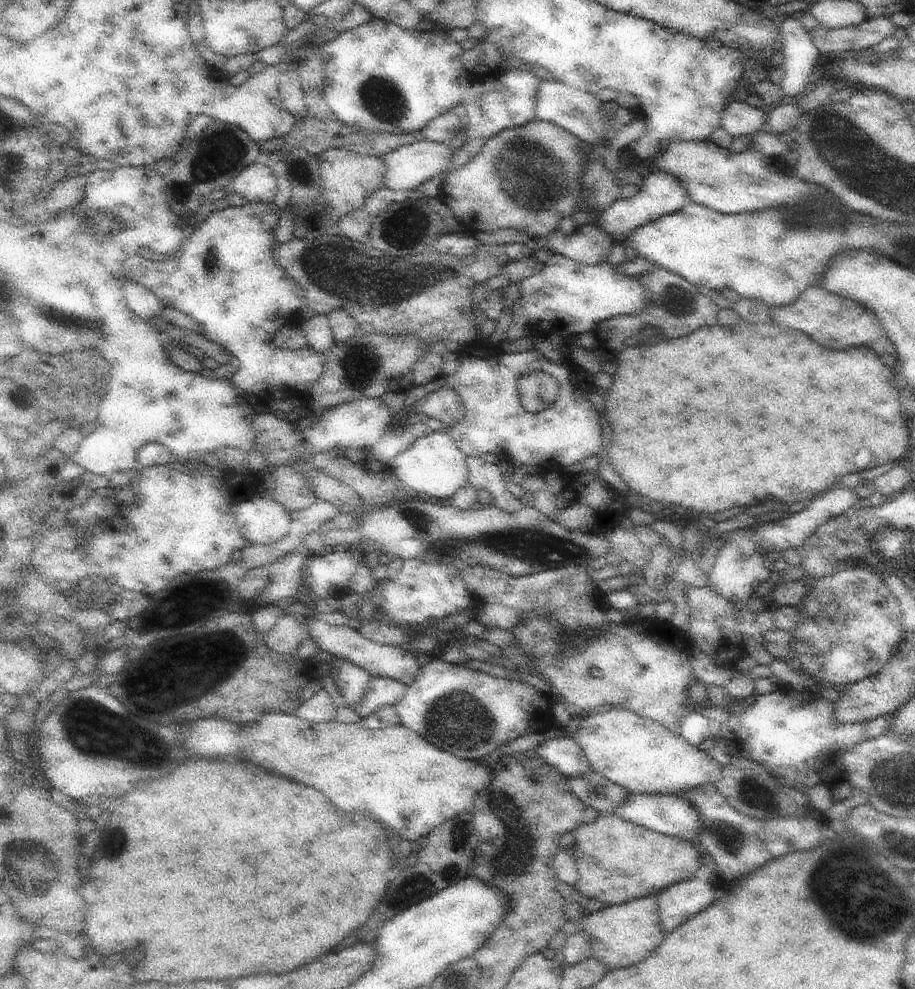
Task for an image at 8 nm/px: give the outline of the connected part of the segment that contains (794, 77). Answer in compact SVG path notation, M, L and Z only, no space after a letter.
M800 15L783 17L779 23L784 46L784 76L778 86L786 96L797 97L811 86L809 78L821 55L813 44L811 32L800 21Z

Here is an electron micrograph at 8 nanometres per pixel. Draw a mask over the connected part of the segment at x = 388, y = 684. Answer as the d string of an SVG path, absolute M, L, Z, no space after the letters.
M372 677L366 696L354 710L361 718L366 718L370 714L376 716L376 711L380 710L382 706L398 704L404 698L406 689L407 686L399 680L390 677Z

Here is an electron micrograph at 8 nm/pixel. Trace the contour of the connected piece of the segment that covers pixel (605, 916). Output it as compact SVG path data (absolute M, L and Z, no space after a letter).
M643 897L618 905L608 905L597 912L584 916L580 921L590 946L592 955L604 962L610 970L625 968L644 962L662 944L666 936L660 920L660 908L654 897Z

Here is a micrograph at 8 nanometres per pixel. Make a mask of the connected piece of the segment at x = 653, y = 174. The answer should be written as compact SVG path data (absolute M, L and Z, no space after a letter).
M658 170L650 171L648 176L642 178L642 182L638 185L638 190L630 198L621 198L613 206L610 206L602 218L600 218L600 226L612 234L616 240L624 240L624 236L628 236L634 228L638 228L640 224L646 224L649 220L660 220L662 216L679 212L686 207L691 198L682 184L680 178Z

